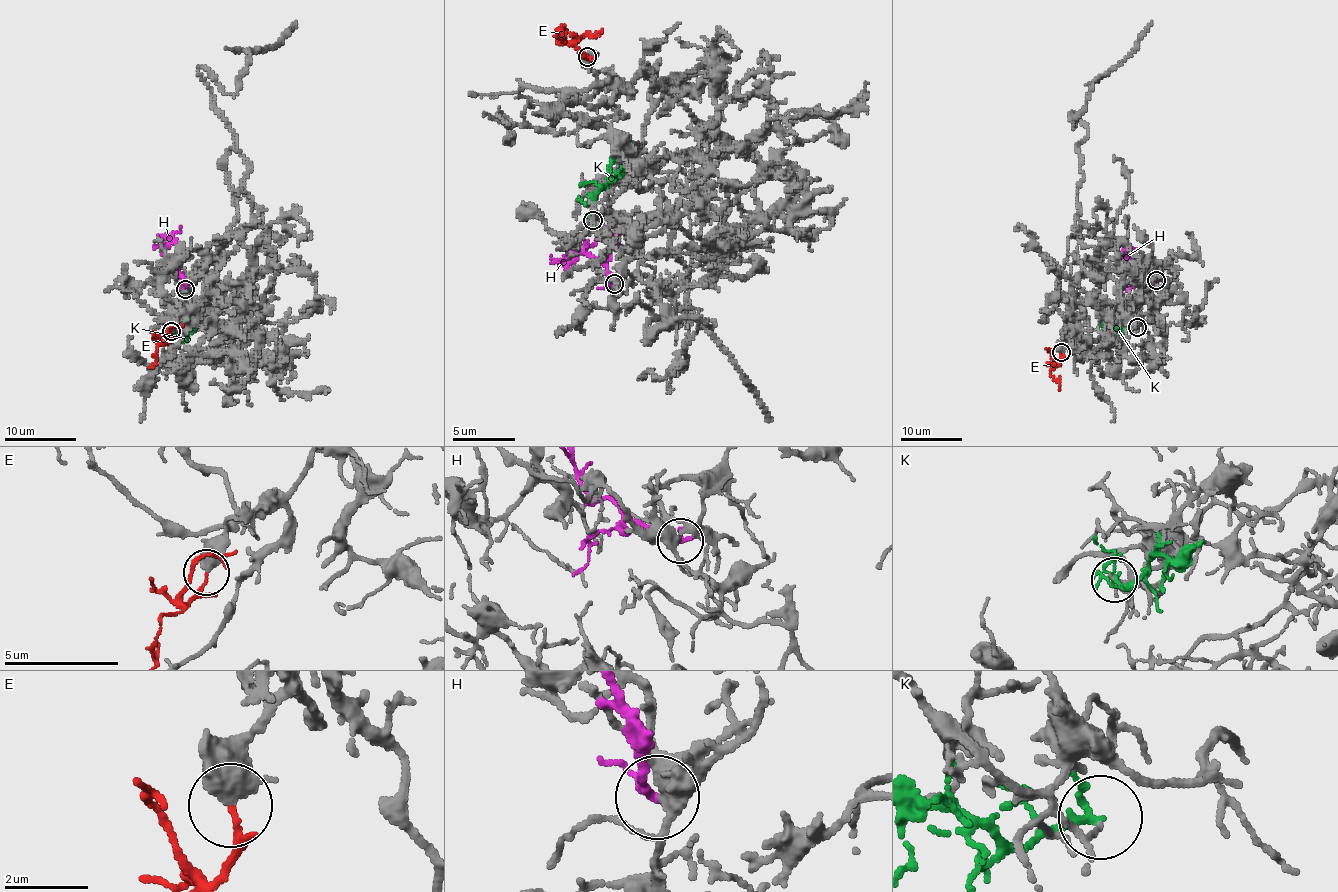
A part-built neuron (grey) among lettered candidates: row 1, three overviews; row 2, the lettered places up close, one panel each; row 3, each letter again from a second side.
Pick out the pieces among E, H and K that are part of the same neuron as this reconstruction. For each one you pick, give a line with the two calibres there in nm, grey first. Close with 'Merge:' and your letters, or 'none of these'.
Merge: none of these

